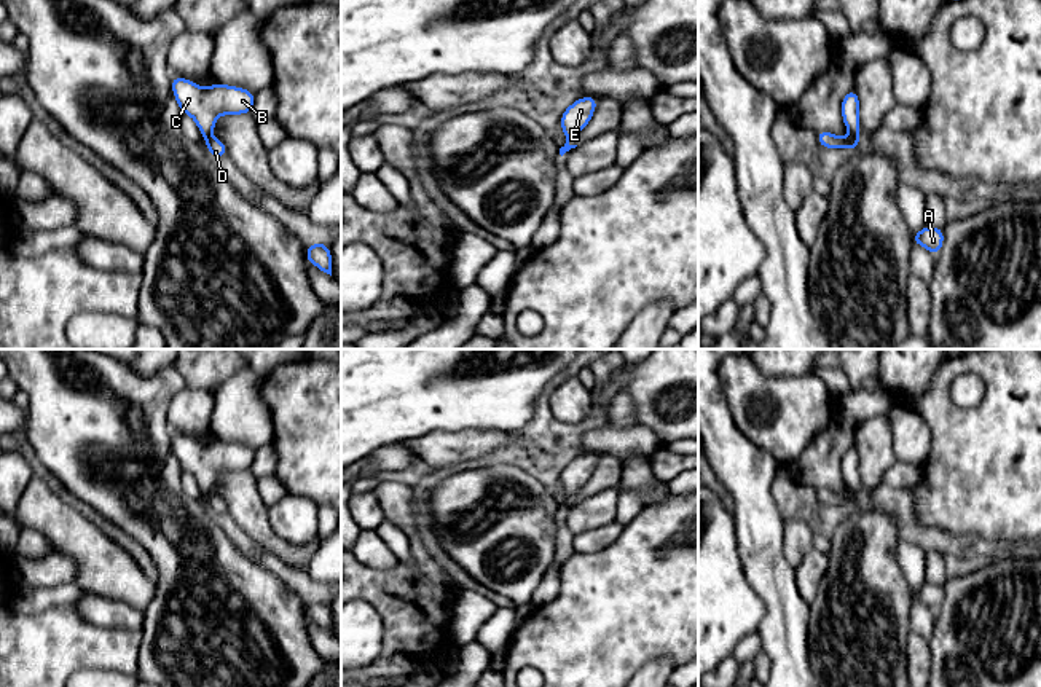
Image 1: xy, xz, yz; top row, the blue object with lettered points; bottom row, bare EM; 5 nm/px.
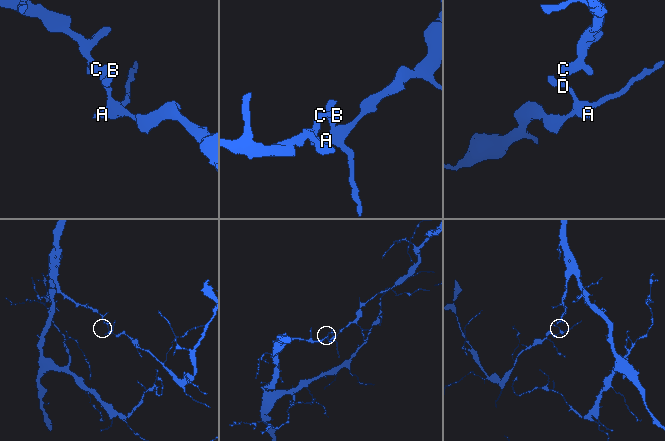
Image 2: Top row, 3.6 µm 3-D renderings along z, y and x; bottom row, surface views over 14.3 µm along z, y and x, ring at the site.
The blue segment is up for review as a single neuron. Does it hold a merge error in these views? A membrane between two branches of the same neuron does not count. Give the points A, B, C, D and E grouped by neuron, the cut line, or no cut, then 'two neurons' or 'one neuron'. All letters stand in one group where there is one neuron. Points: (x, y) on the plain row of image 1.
groups A D E / B C; cut yz (853, 493), (858, 496); two neurons

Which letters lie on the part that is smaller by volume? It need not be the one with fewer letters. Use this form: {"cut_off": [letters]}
{"cut_off": ["A", "D", "E"]}

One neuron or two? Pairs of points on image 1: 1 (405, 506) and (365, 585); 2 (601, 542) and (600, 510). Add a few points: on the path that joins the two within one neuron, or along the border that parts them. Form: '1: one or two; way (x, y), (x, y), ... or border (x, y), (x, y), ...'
1: one; way (413, 533), (418, 545), (418, 563), (392, 585)
2: two; border (614, 520), (574, 536)

